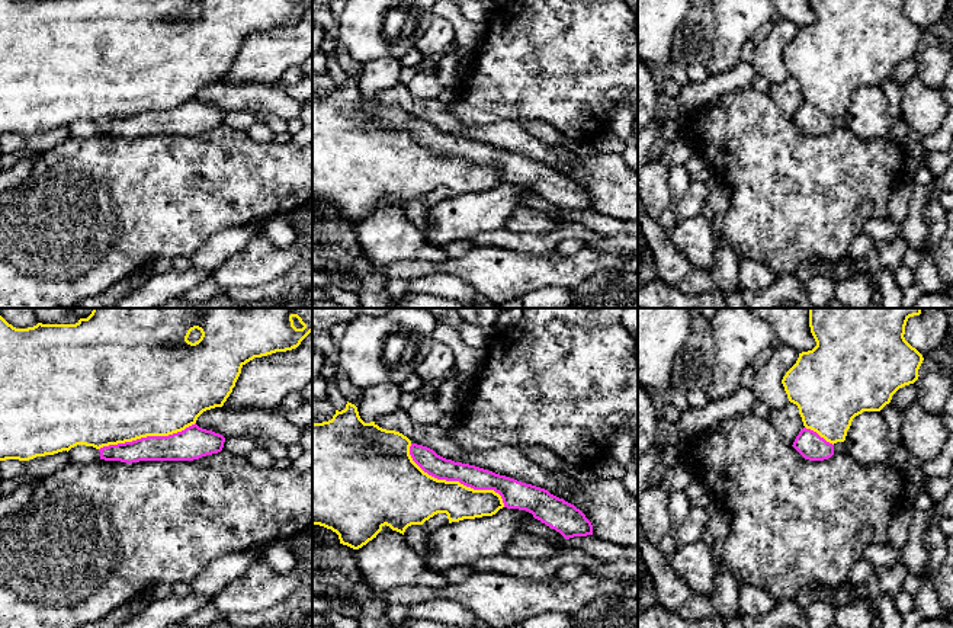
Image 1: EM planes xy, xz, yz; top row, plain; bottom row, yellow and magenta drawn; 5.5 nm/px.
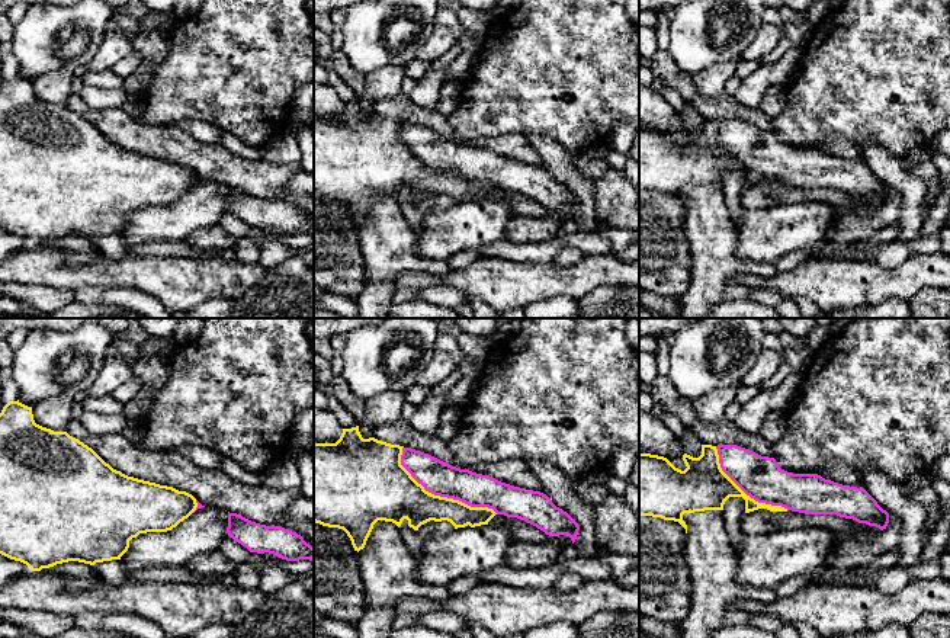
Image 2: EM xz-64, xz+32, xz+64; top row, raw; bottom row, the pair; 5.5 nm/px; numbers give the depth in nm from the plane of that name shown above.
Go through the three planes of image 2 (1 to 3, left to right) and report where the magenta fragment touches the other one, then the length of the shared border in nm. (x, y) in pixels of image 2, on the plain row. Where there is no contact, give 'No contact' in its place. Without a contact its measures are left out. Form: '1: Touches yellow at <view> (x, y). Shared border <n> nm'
1: Touches yellow at xz-64 (196, 180). Shared border 80 nm
2: Touches yellow at xz+32 (439, 170). Shared border 650 nm
3: Touches yellow at xz+64 (743, 166). Shared border 550 nm

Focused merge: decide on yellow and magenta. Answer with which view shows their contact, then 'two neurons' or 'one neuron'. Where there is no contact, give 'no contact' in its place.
contact in xz; one neuron

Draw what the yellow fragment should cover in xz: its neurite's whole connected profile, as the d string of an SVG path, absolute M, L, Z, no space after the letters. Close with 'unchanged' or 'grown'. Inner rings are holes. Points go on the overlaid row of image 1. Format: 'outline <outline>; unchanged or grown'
outline M349 401L331 420L312 423L312 525L331 529L340 544L359 550L385 525L404 535L408 526L423 525L437 513L446 513L452 523L492 516L504 507L494 490L474 490L429 475L413 461L410 446L402 433L365 423Z; unchanged

